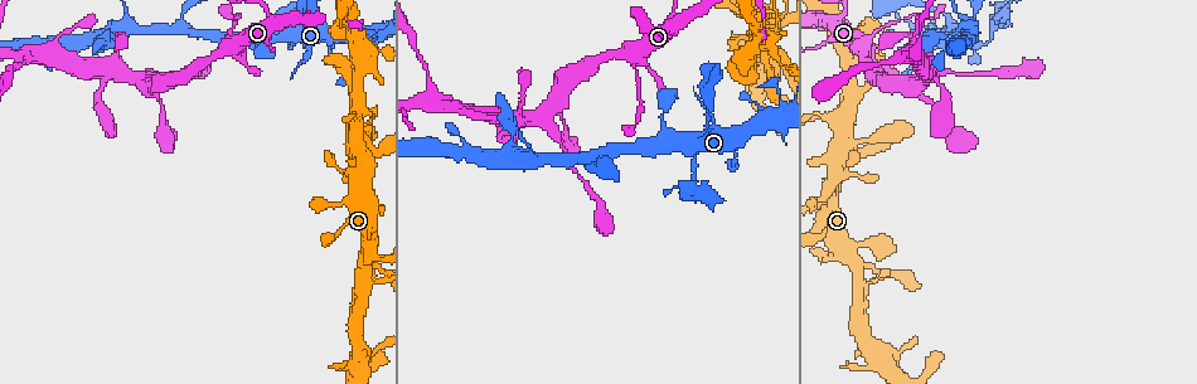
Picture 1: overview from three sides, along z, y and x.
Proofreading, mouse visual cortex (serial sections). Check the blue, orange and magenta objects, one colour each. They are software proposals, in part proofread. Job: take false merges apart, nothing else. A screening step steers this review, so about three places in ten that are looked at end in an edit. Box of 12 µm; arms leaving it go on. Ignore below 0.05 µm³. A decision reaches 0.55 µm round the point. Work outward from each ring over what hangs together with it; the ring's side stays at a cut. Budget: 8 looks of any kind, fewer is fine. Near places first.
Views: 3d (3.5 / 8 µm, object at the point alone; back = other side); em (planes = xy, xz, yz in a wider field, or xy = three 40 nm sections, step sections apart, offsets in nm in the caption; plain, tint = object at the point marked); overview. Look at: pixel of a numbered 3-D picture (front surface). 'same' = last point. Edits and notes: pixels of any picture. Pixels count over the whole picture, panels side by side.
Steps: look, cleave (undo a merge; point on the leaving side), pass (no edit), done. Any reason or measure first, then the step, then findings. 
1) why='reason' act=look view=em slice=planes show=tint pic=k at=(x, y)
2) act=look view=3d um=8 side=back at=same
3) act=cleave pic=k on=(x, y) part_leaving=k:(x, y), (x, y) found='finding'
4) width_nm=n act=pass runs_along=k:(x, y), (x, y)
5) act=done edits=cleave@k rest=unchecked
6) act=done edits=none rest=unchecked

why='four-way junction' act=look view=3d um=3.5 pic=1 at=(356, 100)

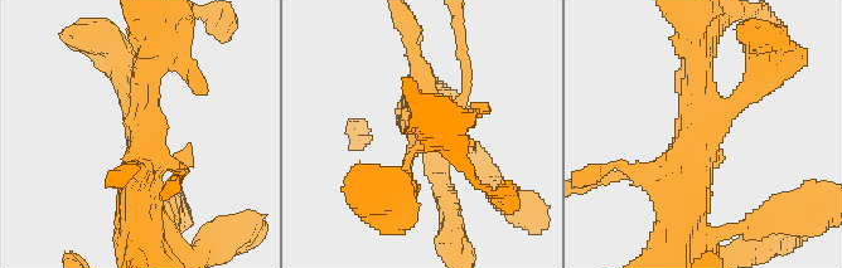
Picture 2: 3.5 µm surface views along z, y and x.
act=pass runs_along=2:(139, 213), (143, 77), (159, 47) found='all the same cell'

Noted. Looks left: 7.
why='sharp bend' act=look view=3d um=3.5 pic=1 at=(688, 188)

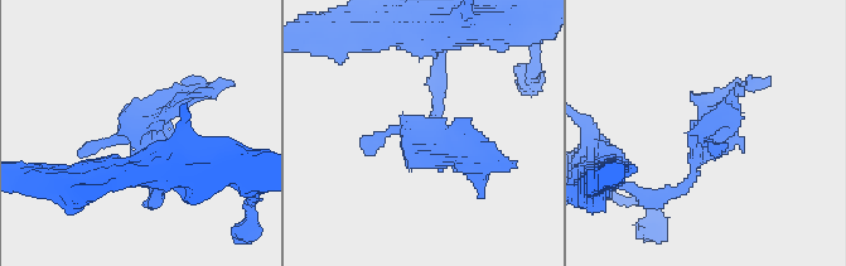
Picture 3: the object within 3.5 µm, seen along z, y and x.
act=look view=em slice=xy step=1 show=tint pic=3 at=(703, 149)

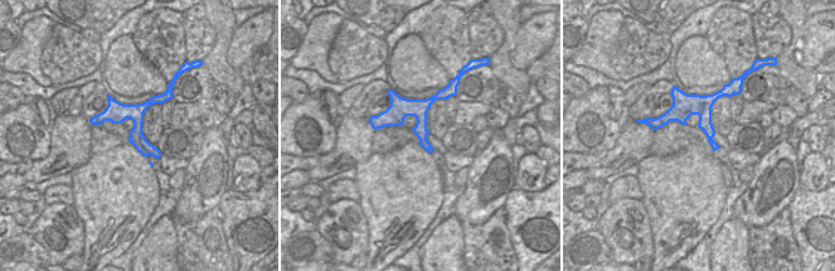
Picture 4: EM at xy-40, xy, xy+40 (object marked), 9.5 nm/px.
why='another direction' act=look view=em slice=planes show=tint at=same

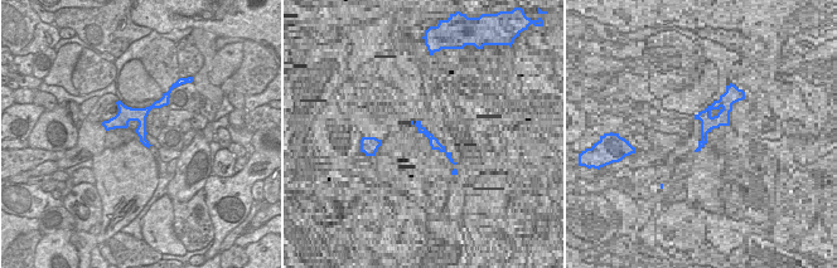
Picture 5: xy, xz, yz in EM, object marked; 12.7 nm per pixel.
act=cleave pic=3 on=(716, 141) part_leaving=3:(695, 174), (730, 93) found='two cells meet here'

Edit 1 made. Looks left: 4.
why='two arms in line, one across' act=look view=3d um=8 pic=1 at=(770, 121)

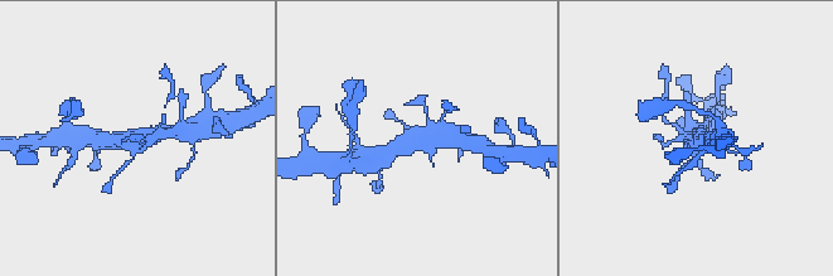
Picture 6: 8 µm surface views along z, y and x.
why='closer look' act=look view=3d um=3.5 side=back pic=6 at=(420, 141)

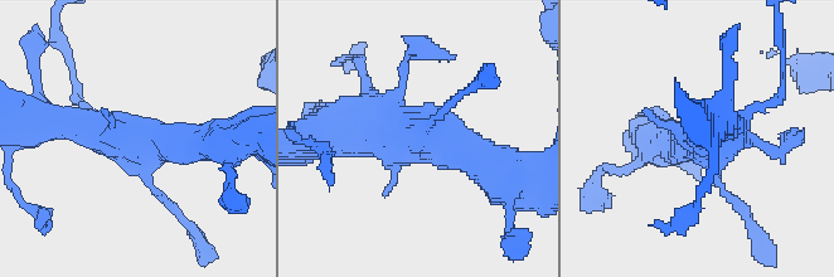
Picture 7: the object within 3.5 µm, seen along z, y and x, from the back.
act=look view=em slice=planes show=tint pic=7 at=(141, 144)

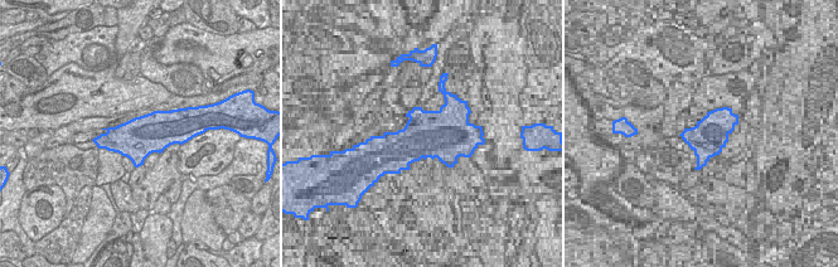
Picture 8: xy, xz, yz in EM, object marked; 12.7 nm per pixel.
act=pass found='one cell here'

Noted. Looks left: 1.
why='a fork' act=look view=3d um=3.5 side=back pic=1 at=(622, 54)

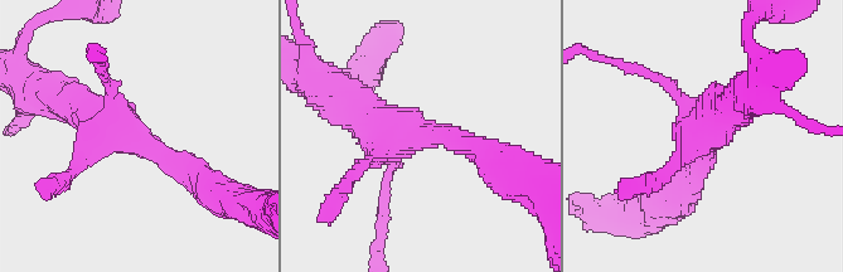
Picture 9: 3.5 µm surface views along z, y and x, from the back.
act=pass runs_along=9:(48, 95), (184, 168) found='one cell here'

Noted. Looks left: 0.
act=done edits=cleave@3 rest=unchecked

